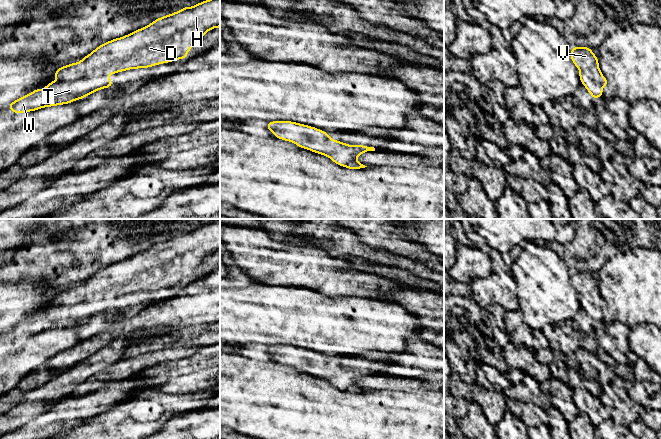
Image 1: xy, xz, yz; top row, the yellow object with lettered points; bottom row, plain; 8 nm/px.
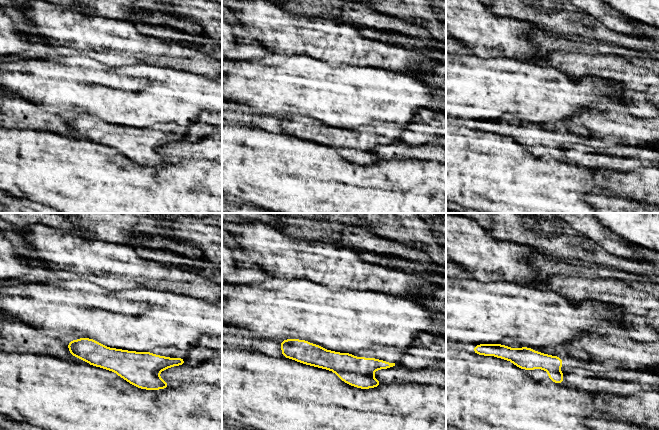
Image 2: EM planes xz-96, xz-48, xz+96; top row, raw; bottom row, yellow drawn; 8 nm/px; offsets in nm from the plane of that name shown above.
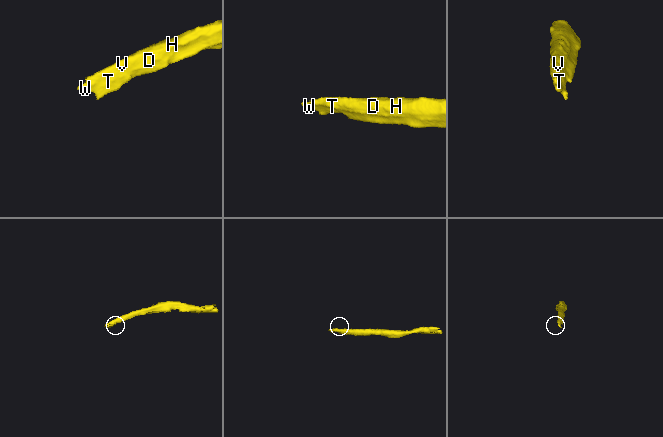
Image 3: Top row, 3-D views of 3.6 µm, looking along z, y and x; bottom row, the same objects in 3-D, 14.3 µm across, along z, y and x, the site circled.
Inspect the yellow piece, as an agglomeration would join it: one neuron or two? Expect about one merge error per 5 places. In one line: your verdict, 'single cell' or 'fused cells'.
single cell

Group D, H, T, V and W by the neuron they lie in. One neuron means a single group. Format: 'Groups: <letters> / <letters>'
Groups: D H T V W

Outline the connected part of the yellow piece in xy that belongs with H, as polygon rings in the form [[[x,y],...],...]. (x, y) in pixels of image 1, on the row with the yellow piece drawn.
[[[205,0],[192,7],[183,7],[128,35],[98,46],[77,63],[58,68],[54,73],[57,81],[51,81],[43,89],[35,89],[20,97],[10,103],[8,108],[13,113],[21,114],[83,99],[100,89],[112,86],[113,81],[107,77],[108,75],[185,59],[189,50],[199,43],[209,30],[219,27],[220,0]]]

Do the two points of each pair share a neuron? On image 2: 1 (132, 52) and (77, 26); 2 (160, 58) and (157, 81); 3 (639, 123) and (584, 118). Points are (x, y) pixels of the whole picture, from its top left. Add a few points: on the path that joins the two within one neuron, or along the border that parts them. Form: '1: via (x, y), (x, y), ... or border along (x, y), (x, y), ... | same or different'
1: via (118, 38), (114, 34), (91, 33) | same
2: border along (136, 62), (149, 62), (182, 70) | different
3: via (625, 123), (598, 118) | same

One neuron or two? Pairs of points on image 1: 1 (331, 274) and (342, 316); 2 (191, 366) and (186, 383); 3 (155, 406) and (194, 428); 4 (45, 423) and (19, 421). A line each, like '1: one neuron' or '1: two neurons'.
1: two neurons
2: two neurons
3: two neurons
4: two neurons

